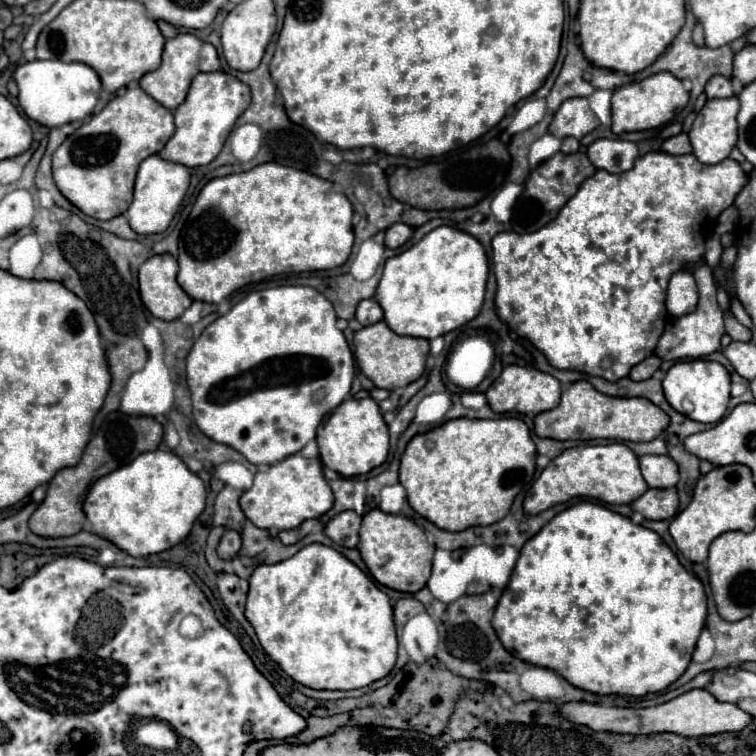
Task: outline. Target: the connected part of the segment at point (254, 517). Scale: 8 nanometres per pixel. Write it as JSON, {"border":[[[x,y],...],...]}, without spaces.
{"border":[[[292,454],[274,466],[262,466],[254,476],[252,488],[240,496],[240,508],[244,510],[246,518],[264,530],[294,530],[304,520],[326,514],[332,504],[334,494],[324,480],[320,462],[300,454]]]}

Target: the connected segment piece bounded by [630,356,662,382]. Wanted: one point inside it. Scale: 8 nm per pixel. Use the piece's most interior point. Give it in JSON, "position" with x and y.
{"position":[650,365]}

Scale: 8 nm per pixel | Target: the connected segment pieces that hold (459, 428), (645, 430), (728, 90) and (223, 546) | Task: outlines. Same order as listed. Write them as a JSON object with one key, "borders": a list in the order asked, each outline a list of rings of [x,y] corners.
{"borders":[[[[520,418],[448,420],[426,434],[414,436],[400,458],[400,484],[406,488],[412,510],[448,532],[462,532],[472,526],[488,526],[504,518],[514,498],[530,486],[534,472],[536,446],[530,438],[528,426]]],[[[580,380],[562,394],[556,408],[540,412],[534,418],[534,434],[552,440],[654,440],[668,426],[668,416],[646,398],[608,398],[596,392],[588,382]]],[[[720,76],[710,78],[708,86],[706,86],[706,96],[708,96],[708,100],[732,96],[732,84],[730,84],[730,80],[728,78],[720,78]]],[[[226,530],[226,534],[220,540],[220,546],[218,546],[218,556],[222,560],[236,558],[240,552],[240,544],[242,544],[240,534],[236,534],[236,530]]]]}

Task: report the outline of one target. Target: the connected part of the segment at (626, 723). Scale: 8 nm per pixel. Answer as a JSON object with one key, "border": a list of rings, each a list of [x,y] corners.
{"border":[[[690,690],[670,702],[646,707],[629,708],[600,706],[588,702],[570,702],[560,708],[560,714],[574,724],[588,726],[596,732],[620,732],[620,734],[656,734],[674,732],[680,736],[708,736],[720,732],[740,732],[752,722],[752,716],[740,710],[736,704],[718,702],[708,690]]]}

